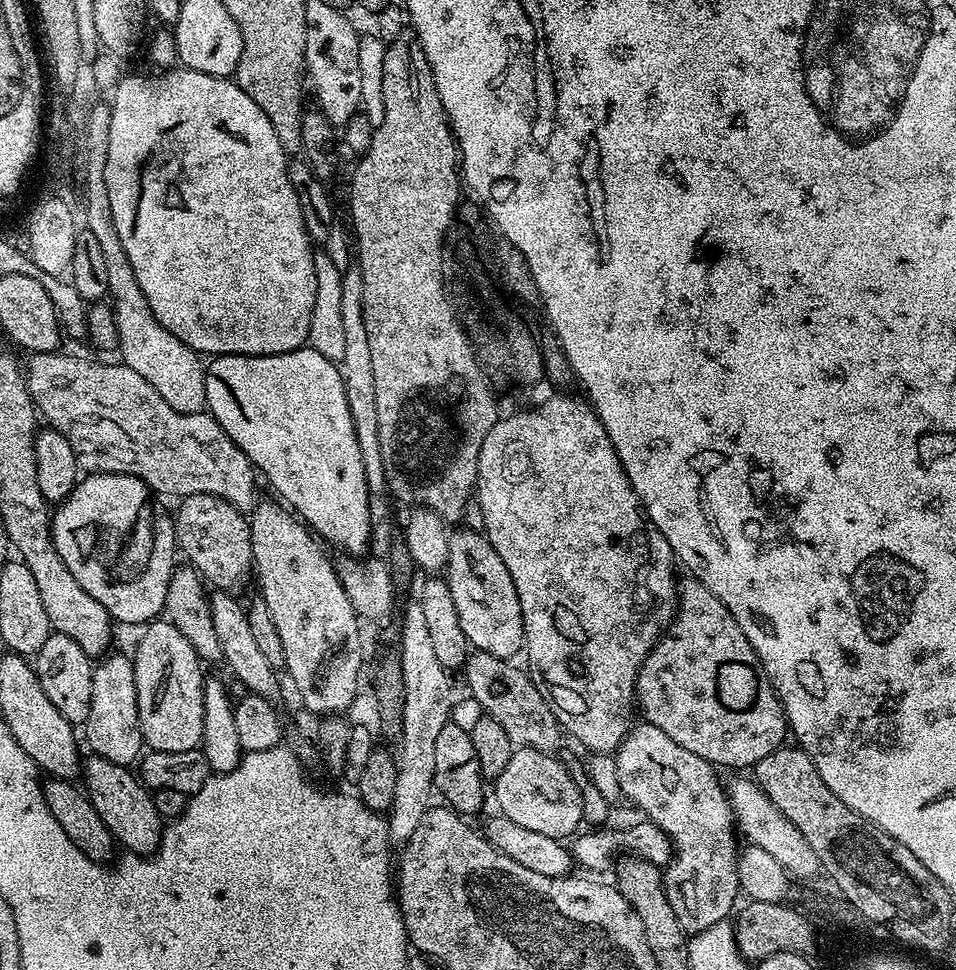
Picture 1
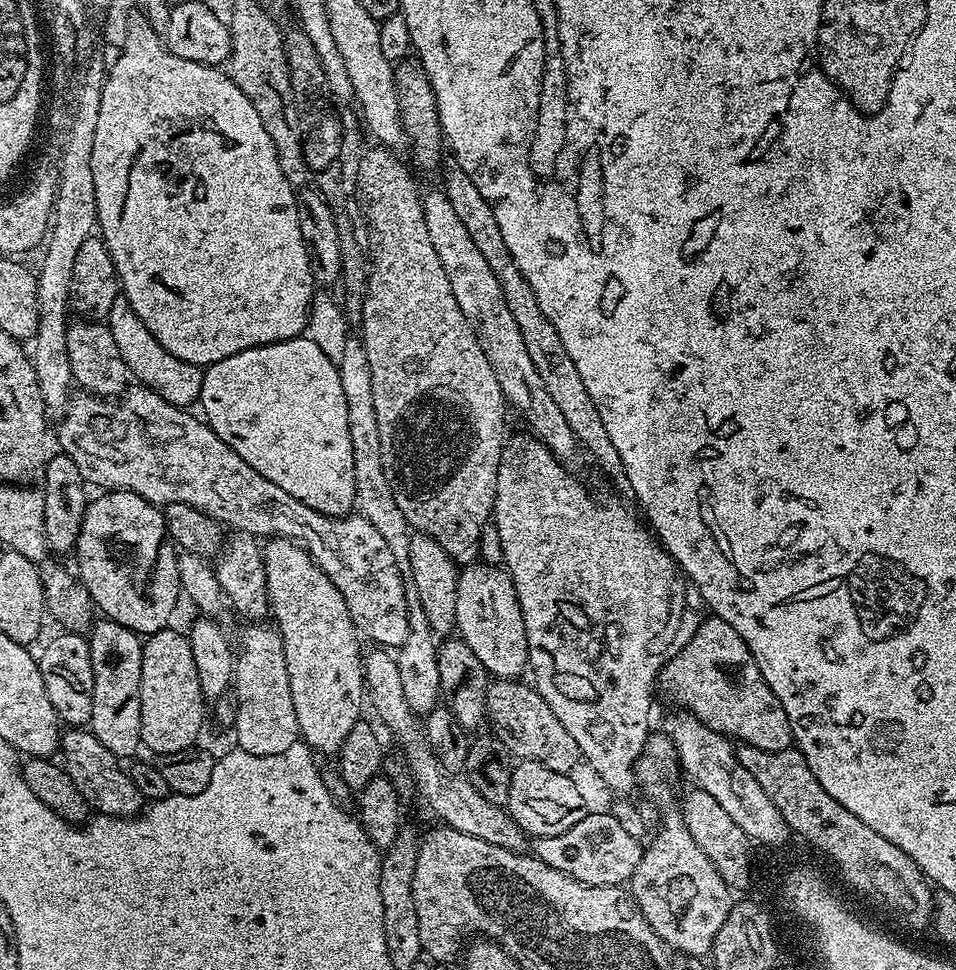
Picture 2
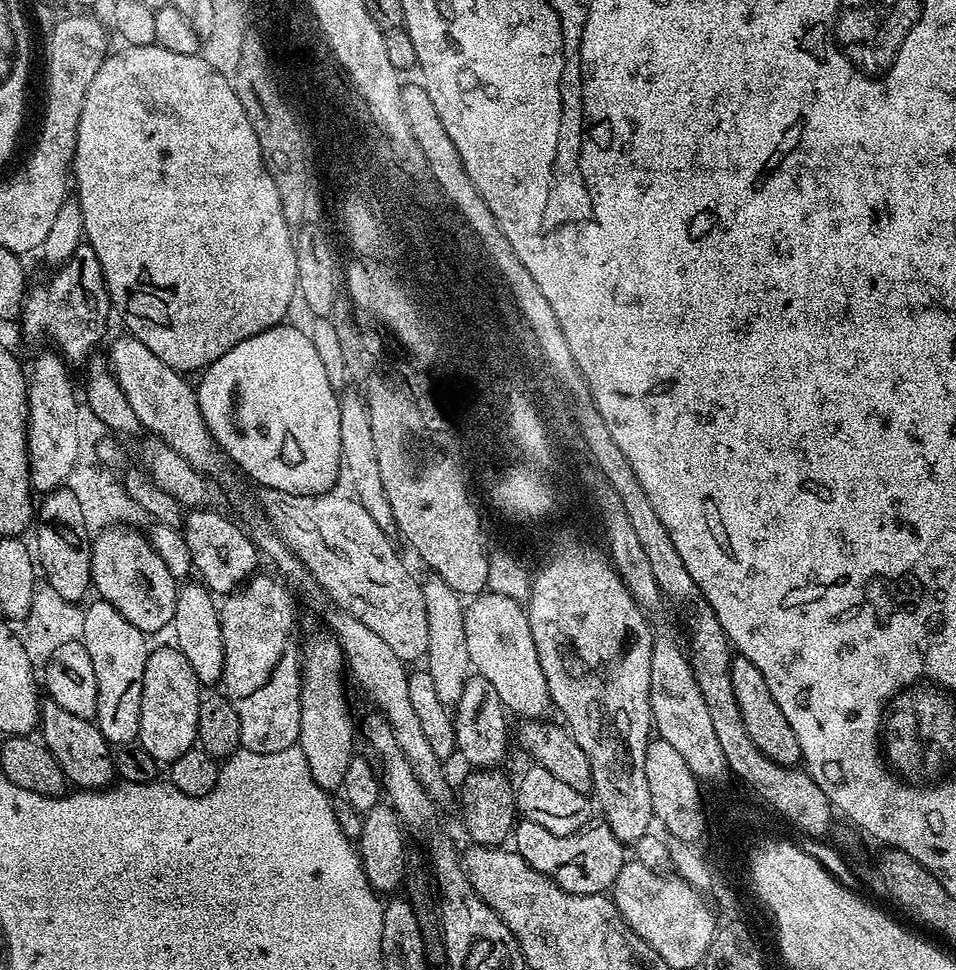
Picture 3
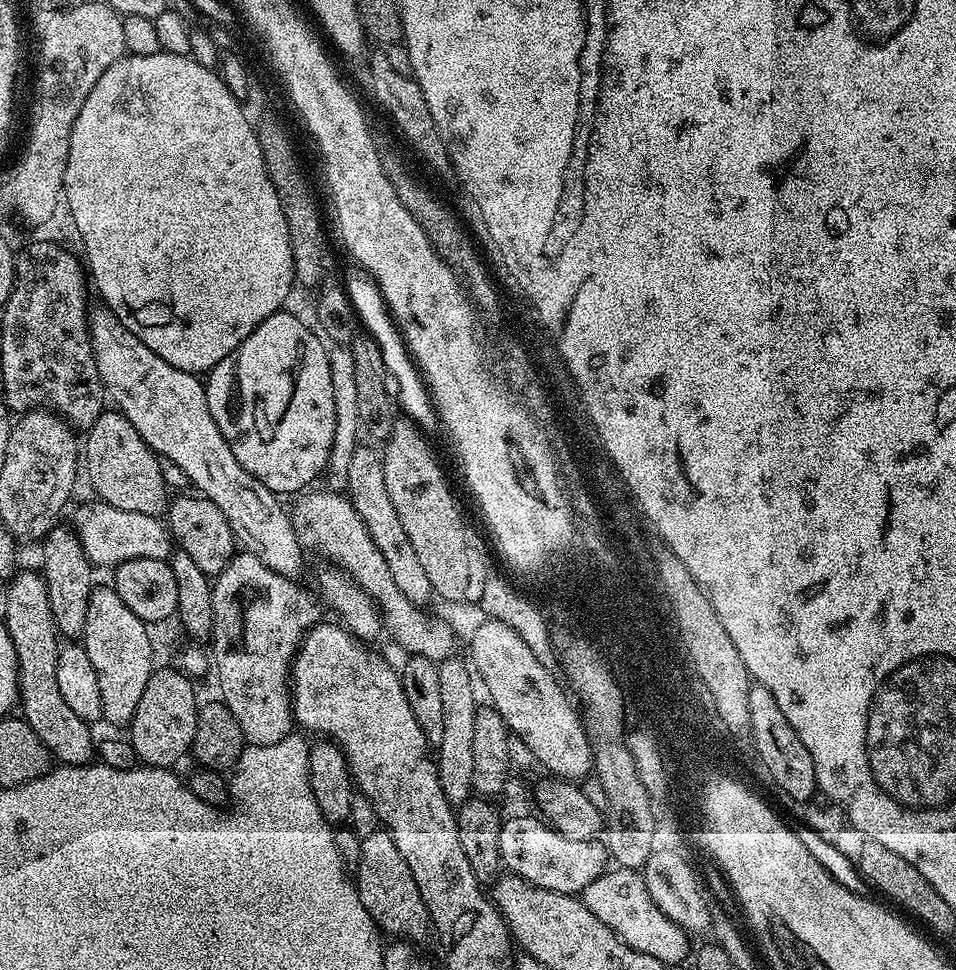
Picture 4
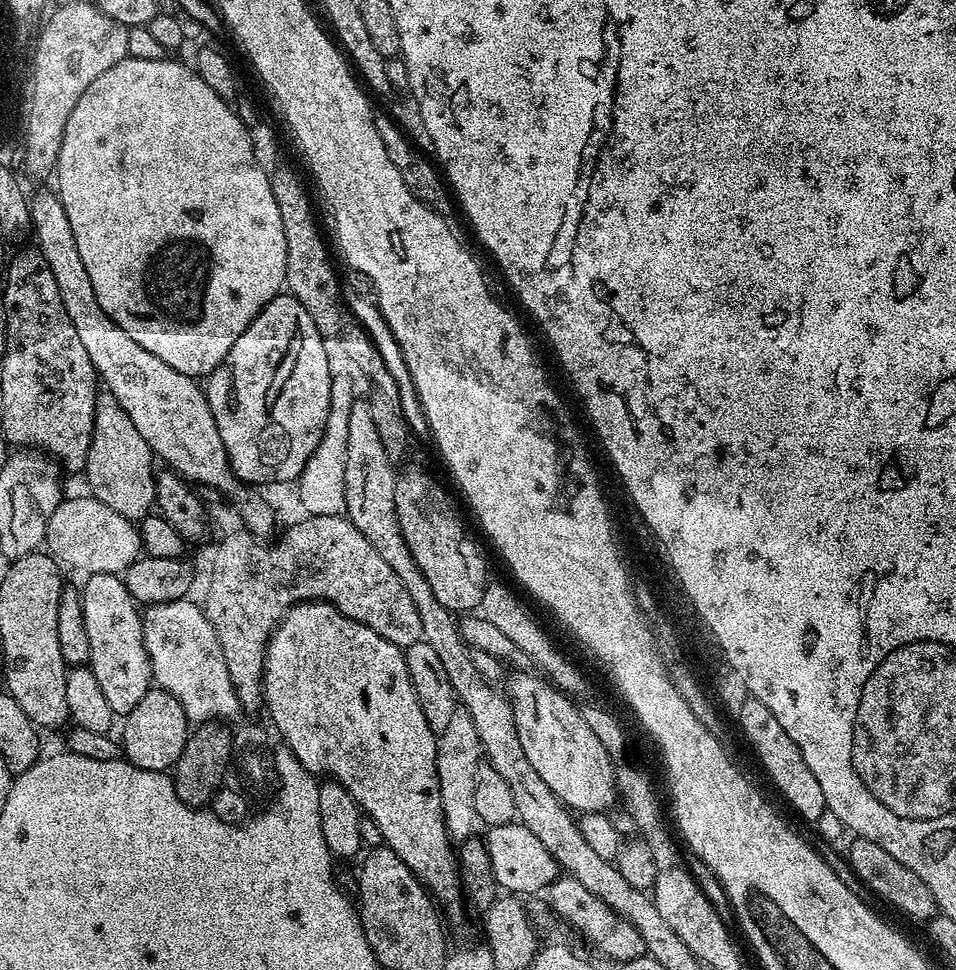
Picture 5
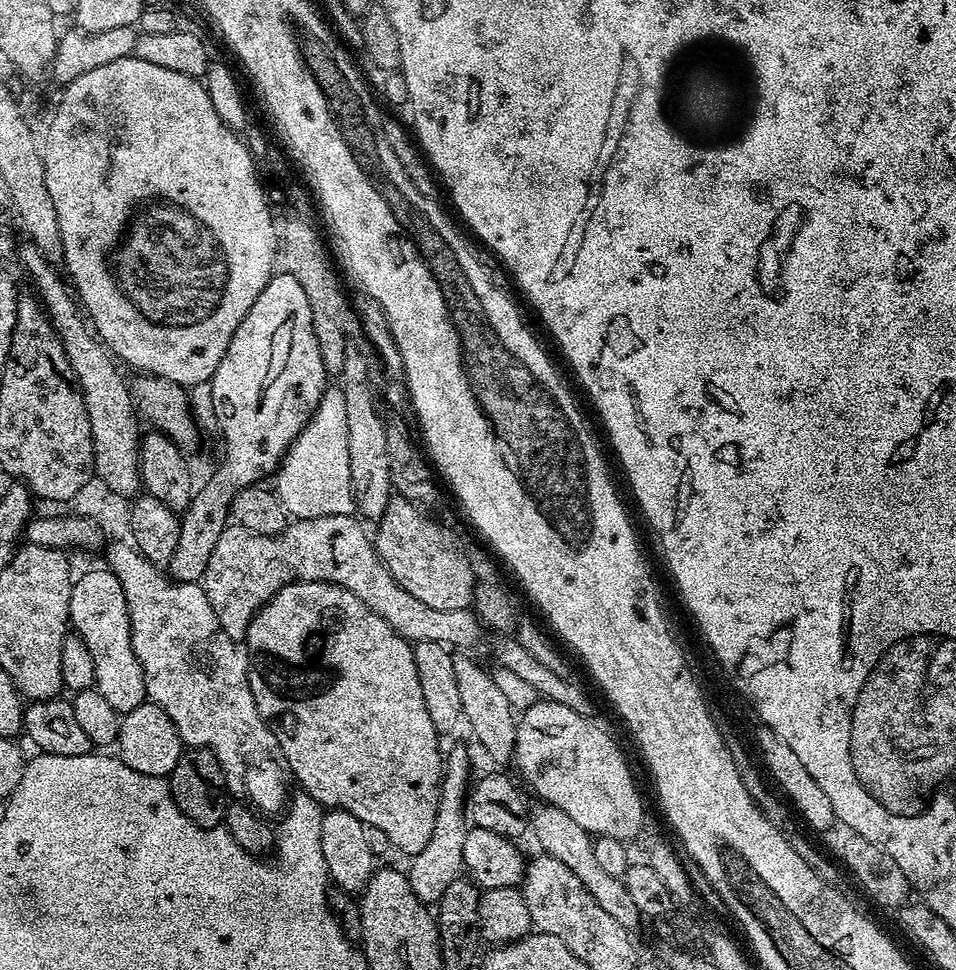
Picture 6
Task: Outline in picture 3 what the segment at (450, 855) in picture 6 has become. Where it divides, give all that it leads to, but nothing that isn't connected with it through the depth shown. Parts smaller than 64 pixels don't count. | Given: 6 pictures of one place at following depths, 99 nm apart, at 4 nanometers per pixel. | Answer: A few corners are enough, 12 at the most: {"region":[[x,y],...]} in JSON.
{"region":[[423,577],[426,671],[455,706],[473,671],[465,601],[442,578]]}

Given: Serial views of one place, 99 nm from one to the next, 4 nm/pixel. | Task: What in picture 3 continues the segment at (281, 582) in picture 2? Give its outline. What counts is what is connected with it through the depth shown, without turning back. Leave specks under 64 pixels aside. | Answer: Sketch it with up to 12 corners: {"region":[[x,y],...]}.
{"region":[[335,636],[302,644],[300,738],[332,794],[354,755]]}

